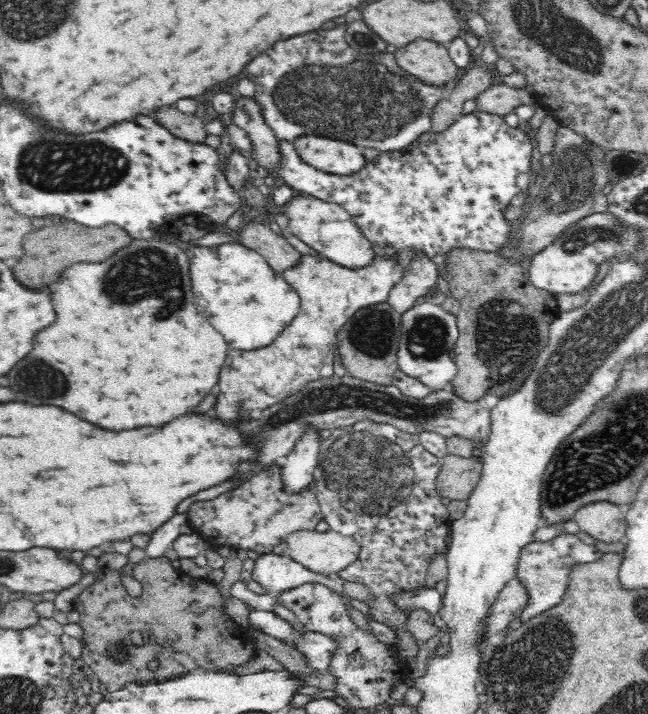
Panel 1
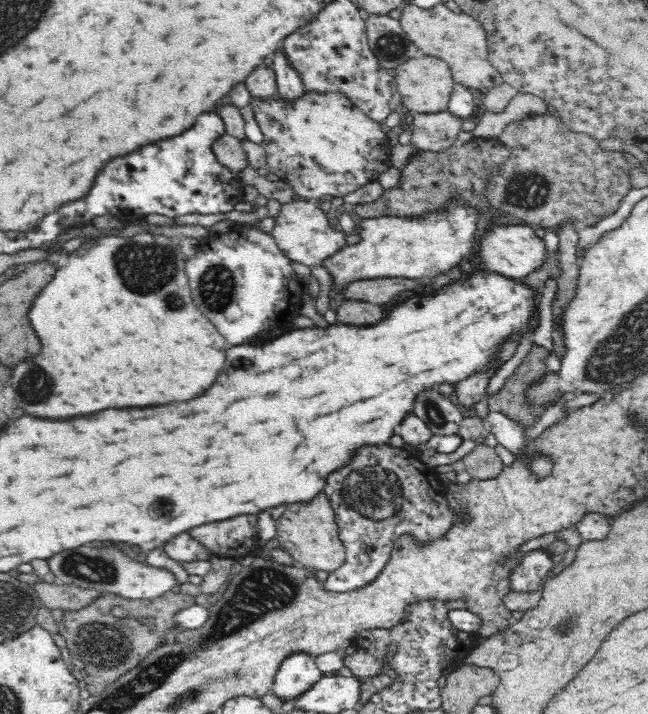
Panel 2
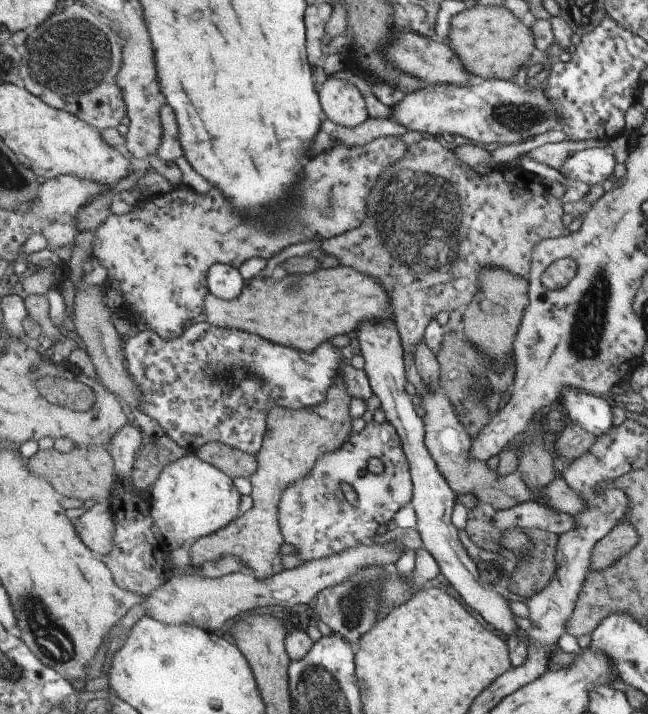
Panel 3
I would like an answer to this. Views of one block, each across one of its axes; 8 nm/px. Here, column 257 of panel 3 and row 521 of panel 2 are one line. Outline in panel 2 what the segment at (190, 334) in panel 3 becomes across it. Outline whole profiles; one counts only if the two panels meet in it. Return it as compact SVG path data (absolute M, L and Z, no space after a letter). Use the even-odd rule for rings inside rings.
M362 446L352 462L326 478L326 496L334 511L340 540L345 546L344 565L321 582L329 593L345 593L374 582L391 558L395 542L408 535L421 547L445 537L456 513L447 501L446 488L434 467L423 464L407 449Z

